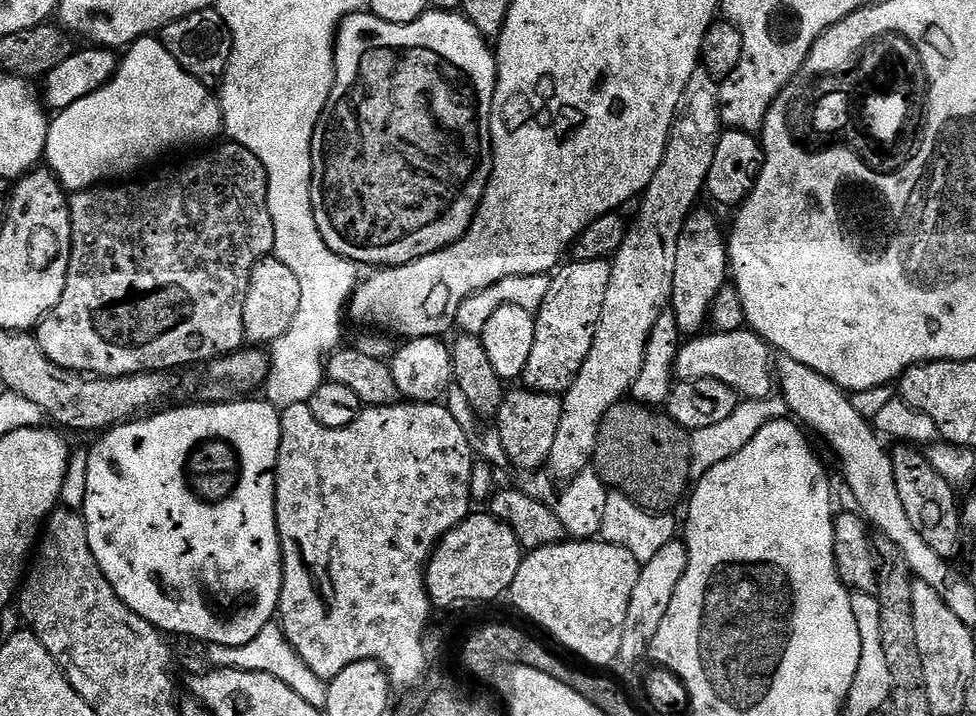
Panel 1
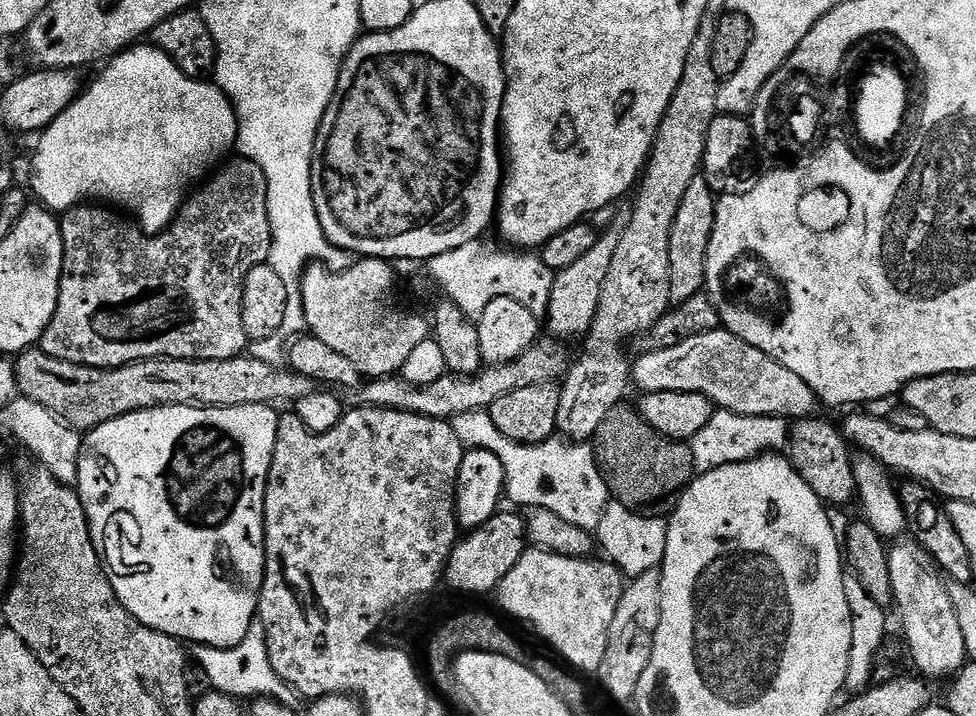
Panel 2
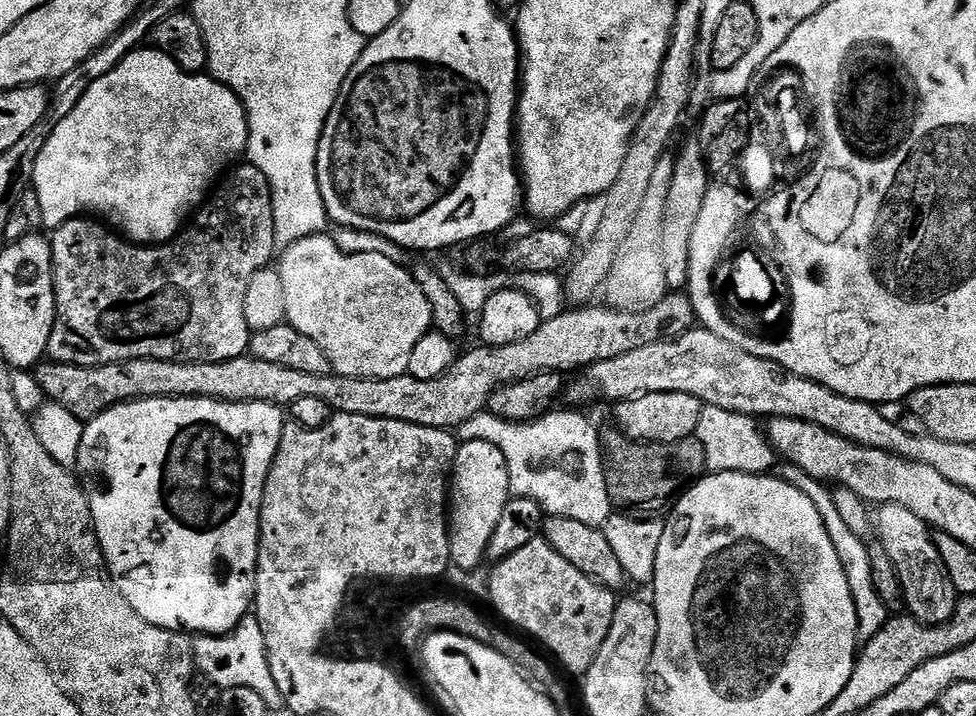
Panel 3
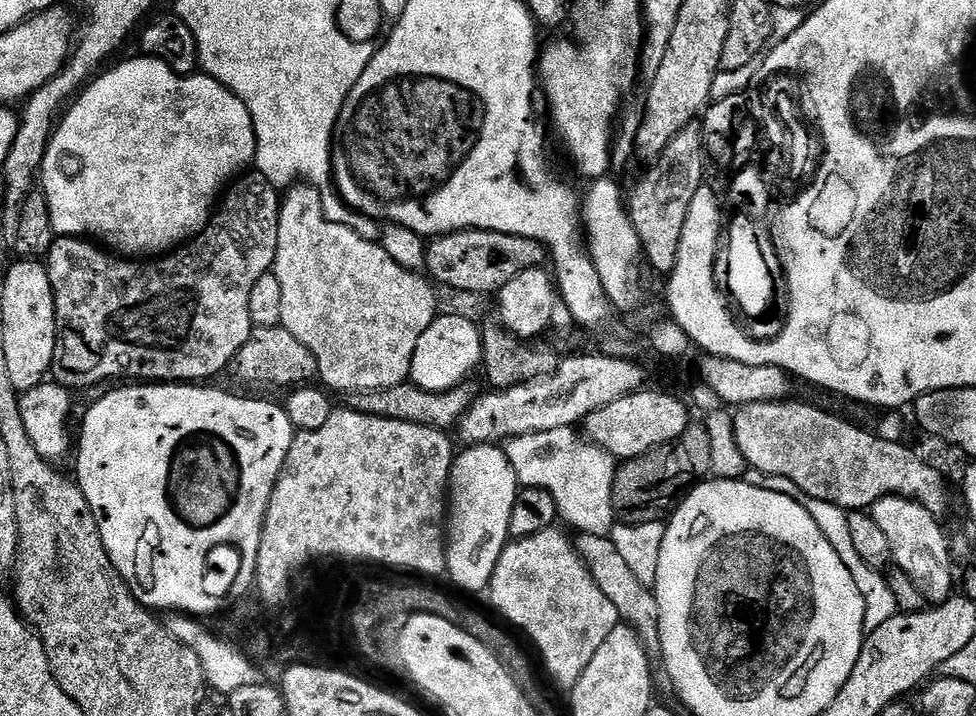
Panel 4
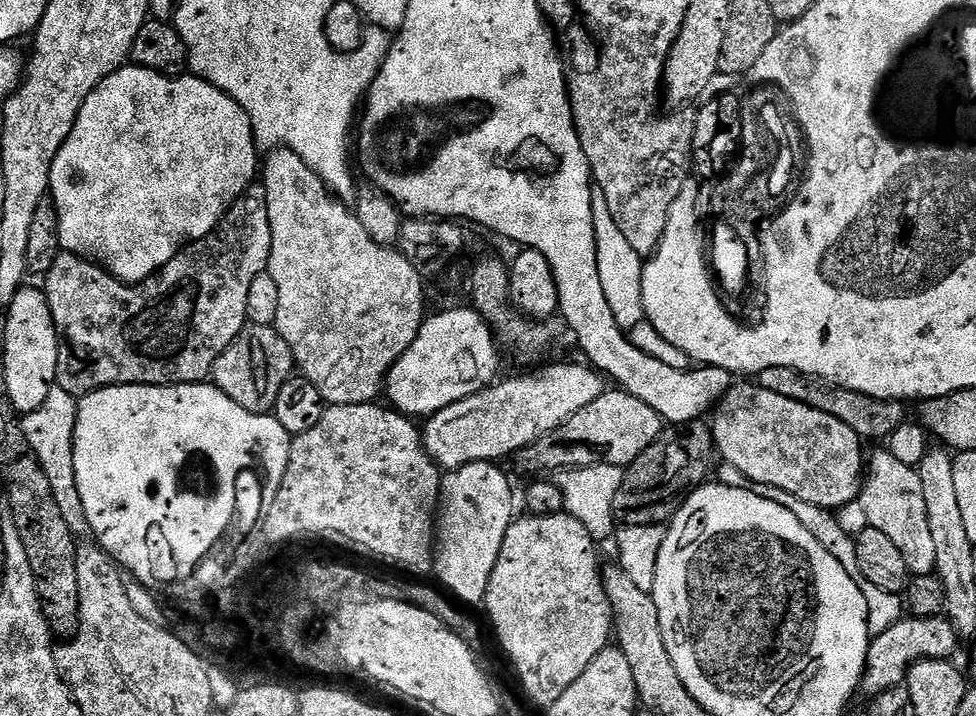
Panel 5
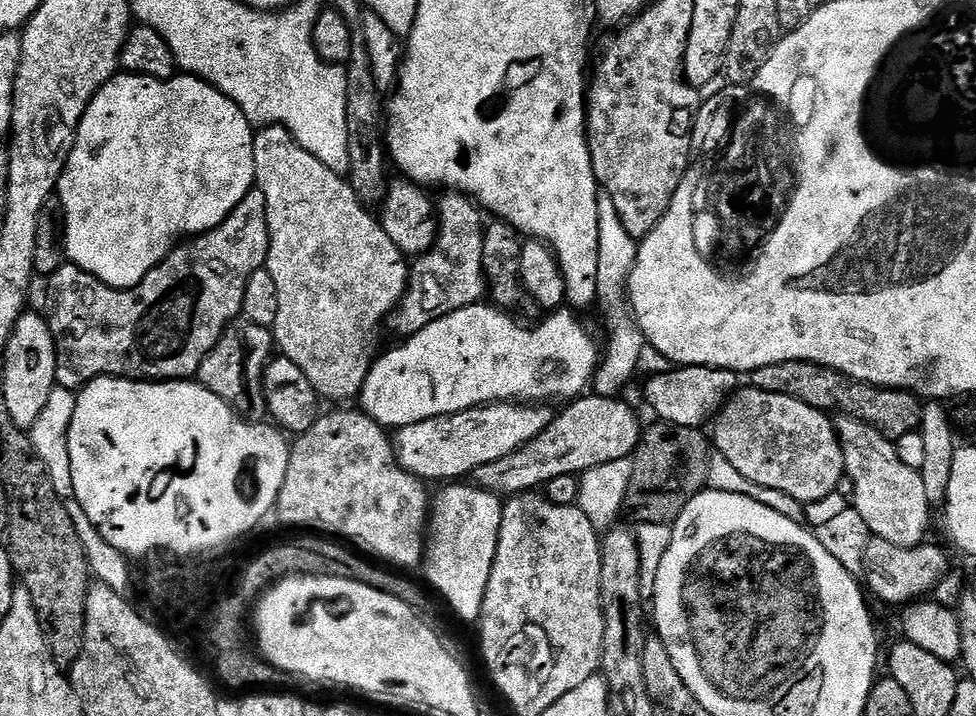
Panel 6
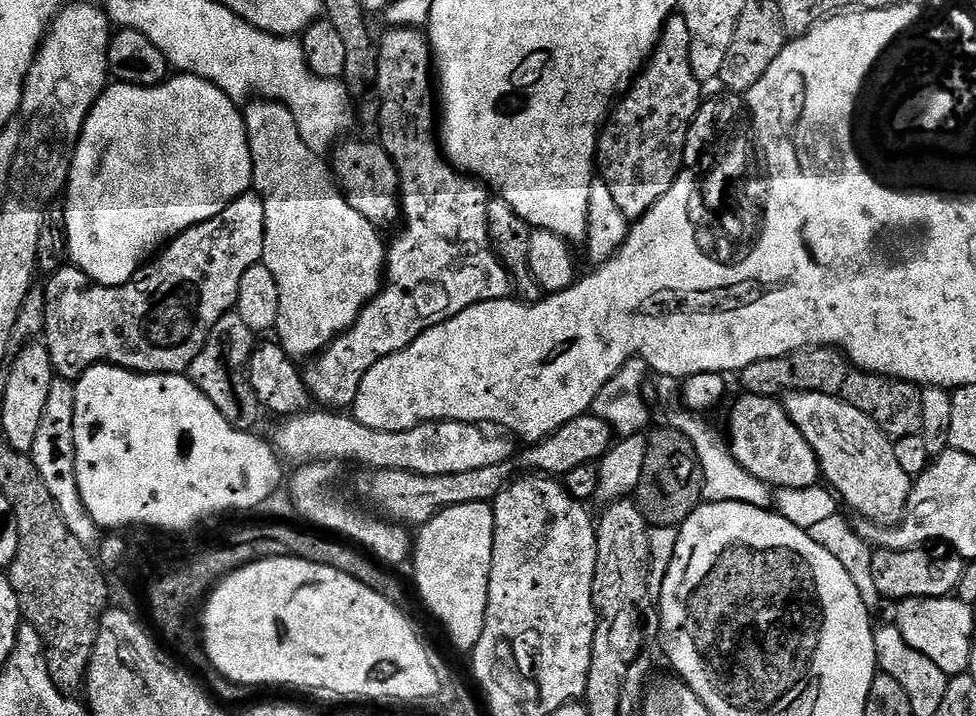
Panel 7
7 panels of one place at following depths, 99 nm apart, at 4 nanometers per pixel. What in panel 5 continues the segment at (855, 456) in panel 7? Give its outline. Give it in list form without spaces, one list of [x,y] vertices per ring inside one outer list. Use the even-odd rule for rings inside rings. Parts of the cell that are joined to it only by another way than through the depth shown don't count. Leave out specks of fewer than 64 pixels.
[[[887,450],[871,453],[870,475],[865,479],[859,498],[866,508],[868,527],[877,528],[898,546],[899,553],[912,576],[930,576],[936,570],[936,547],[930,534],[930,518],[926,514],[926,498],[922,494],[922,478],[917,469],[906,466]]]

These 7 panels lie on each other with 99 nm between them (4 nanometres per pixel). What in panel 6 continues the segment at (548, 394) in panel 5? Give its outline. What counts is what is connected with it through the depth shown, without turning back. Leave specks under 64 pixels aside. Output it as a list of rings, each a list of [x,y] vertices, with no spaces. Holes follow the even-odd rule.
[[[501,402],[499,404],[481,404],[478,408],[462,410],[452,416],[435,416],[405,428],[395,429],[394,447],[396,460],[405,470],[420,477],[425,482],[456,482],[461,478],[471,477],[478,466],[486,466],[486,462],[498,462],[498,458],[506,458],[506,454],[514,454],[526,442],[538,438],[546,426],[550,426],[554,415],[548,406],[537,406],[532,402]]]

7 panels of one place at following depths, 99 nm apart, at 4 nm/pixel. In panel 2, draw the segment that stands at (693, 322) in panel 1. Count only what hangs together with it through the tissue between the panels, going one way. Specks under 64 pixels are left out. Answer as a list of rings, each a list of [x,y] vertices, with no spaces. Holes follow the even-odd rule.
[[[698,175],[694,178],[694,182],[690,182],[690,187],[686,190],[686,198],[678,208],[670,234],[670,294],[673,305],[680,305],[691,296],[705,291],[706,258],[710,238],[714,234],[717,199],[717,193],[712,191],[703,175]]]

